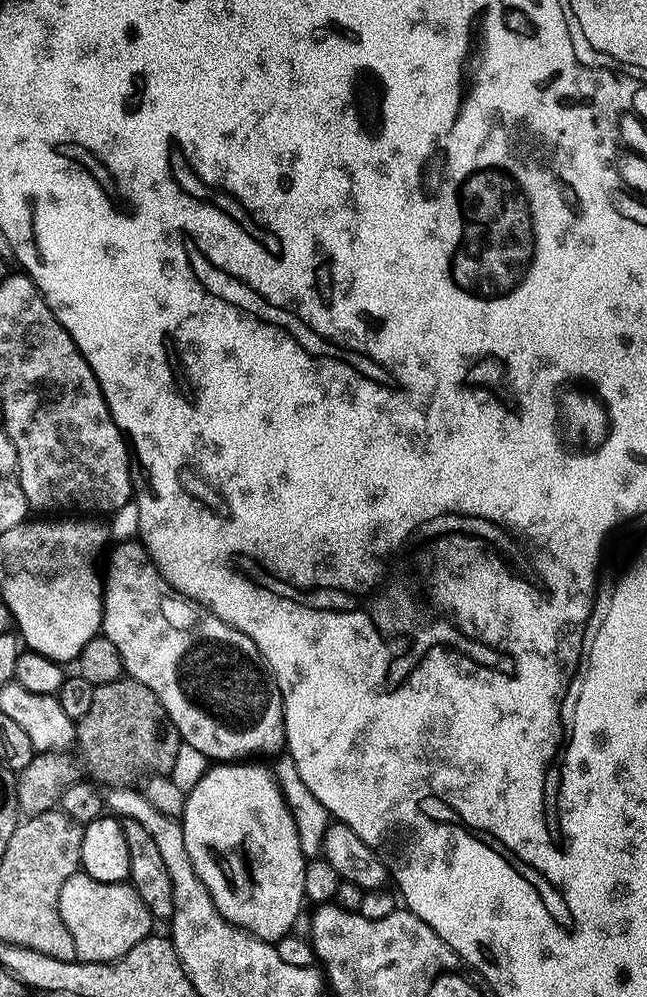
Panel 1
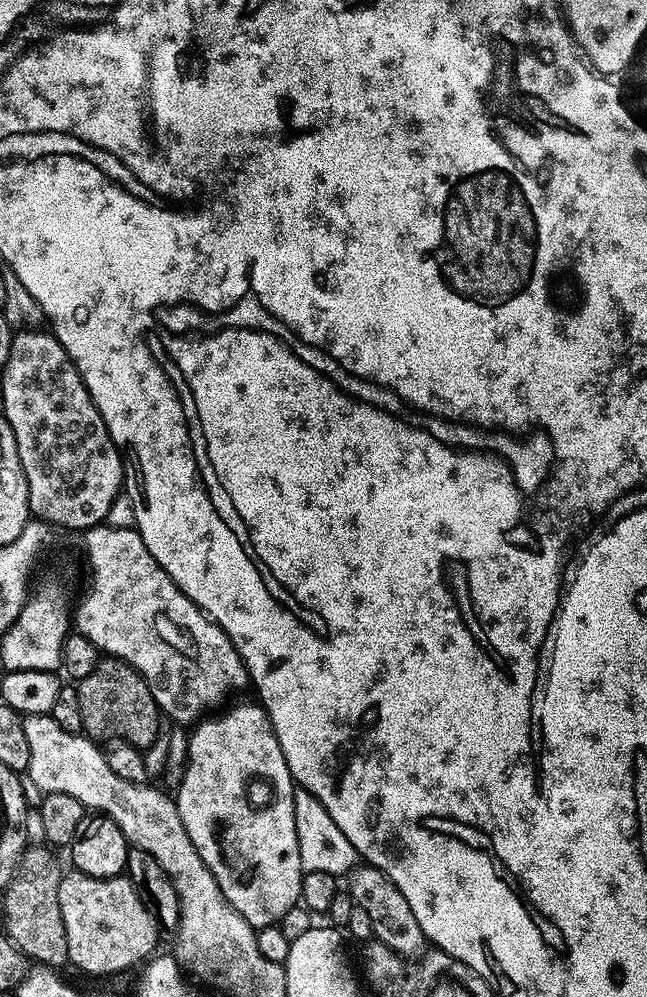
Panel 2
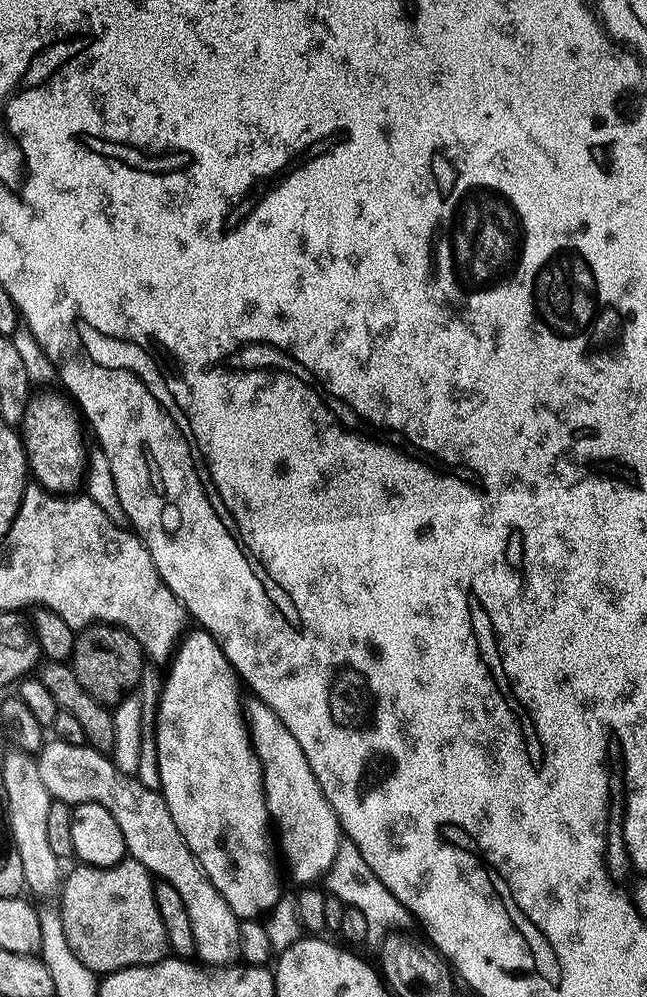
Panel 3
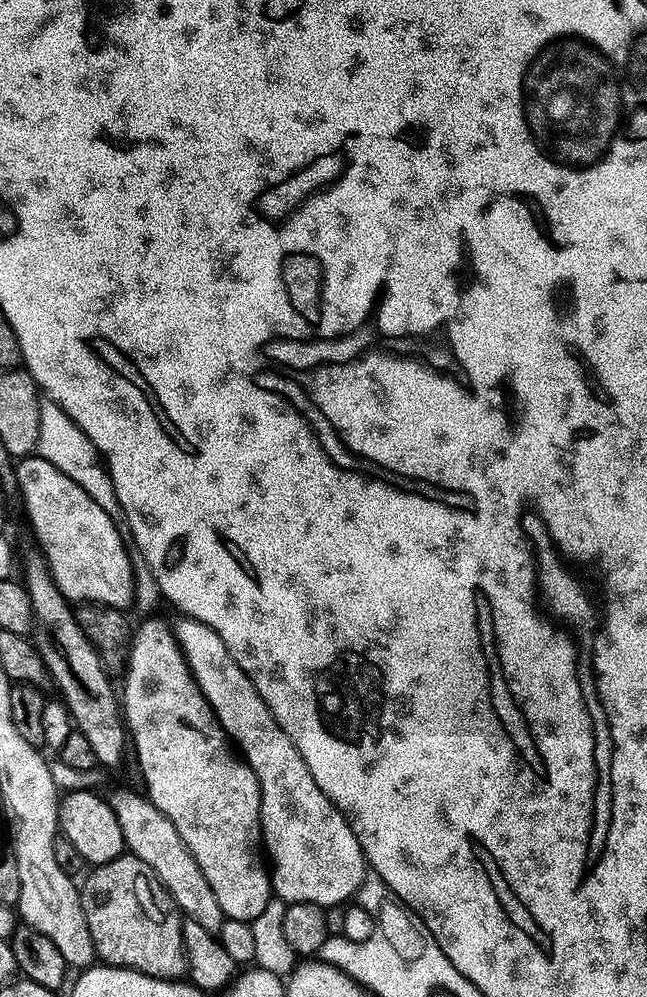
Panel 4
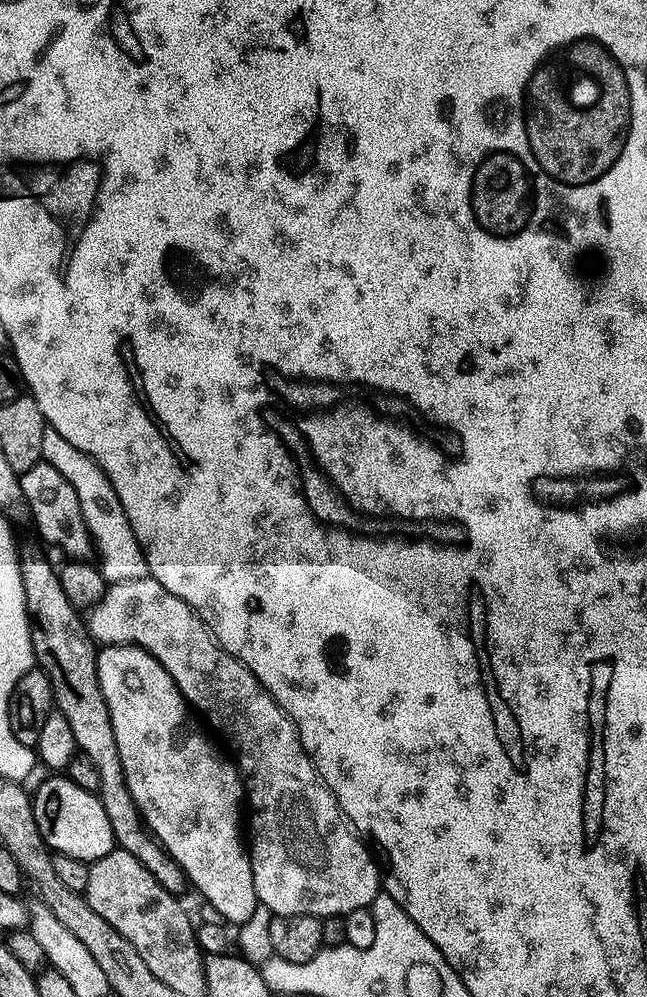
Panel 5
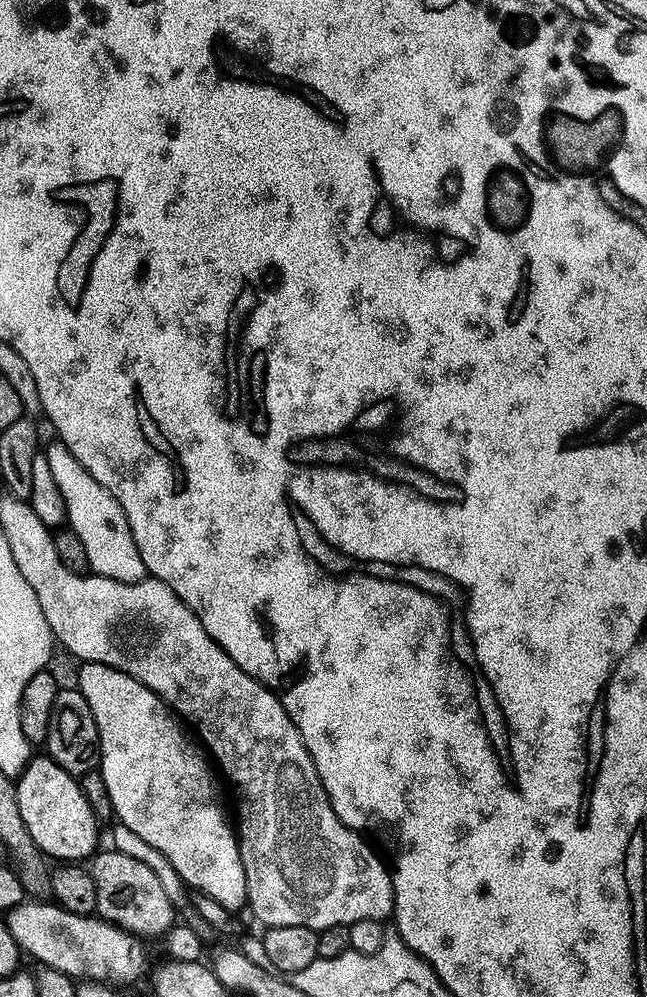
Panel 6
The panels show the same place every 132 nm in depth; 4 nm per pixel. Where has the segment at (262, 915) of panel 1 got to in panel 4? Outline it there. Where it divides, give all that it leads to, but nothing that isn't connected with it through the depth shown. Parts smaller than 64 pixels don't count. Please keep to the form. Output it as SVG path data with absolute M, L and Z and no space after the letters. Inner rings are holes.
M148 620L133 631L124 674L122 715L127 735L131 743L132 740L136 743L136 760L140 763L140 776L148 787L148 799L166 814L166 818L170 818L170 822L174 822L174 830L178 830L202 874L206 874L206 882L210 882L210 890L214 890L225 917L251 922L258 918L274 896L272 877L262 855L260 787L254 770L250 770L250 766L237 755L224 735L198 682L192 677L173 629L166 621Z

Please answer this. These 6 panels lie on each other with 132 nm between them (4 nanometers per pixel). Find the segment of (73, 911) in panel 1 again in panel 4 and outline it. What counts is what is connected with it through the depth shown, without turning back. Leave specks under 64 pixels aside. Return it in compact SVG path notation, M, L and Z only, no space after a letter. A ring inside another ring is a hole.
M125 854L105 864L95 865L80 888L82 910L86 914L86 926L90 926L90 938L96 947L97 957L114 968L133 968L159 980L178 980L188 971L188 959L182 942L182 913L160 879L136 856Z

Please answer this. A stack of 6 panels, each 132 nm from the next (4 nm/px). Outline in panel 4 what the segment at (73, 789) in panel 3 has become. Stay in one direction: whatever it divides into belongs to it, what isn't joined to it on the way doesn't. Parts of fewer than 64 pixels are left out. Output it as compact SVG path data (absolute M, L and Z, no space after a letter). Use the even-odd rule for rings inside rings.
M116 792L107 797L109 806L118 818L118 826L122 826L124 847L131 855L136 856L162 882L162 886L171 894L177 908L187 919L199 922L212 933L219 933L222 922L226 919L222 906L218 906L218 898L214 890L210 890L210 882L206 882L206 874L198 866L198 862L190 854L190 850L182 842L178 830L174 830L174 822L152 805L147 795L136 792Z

